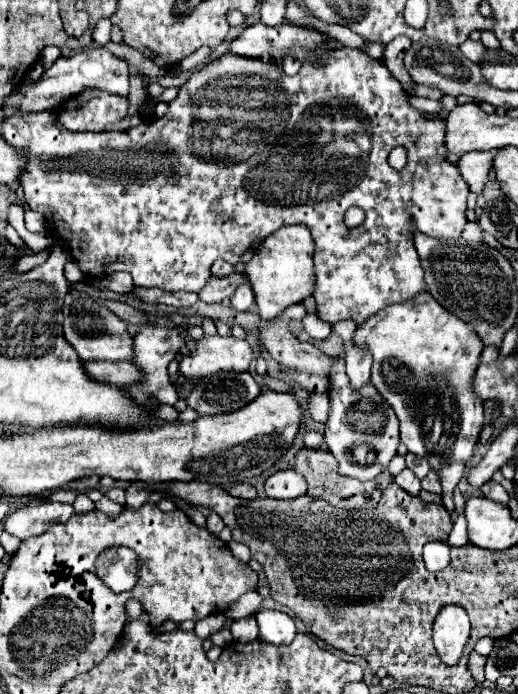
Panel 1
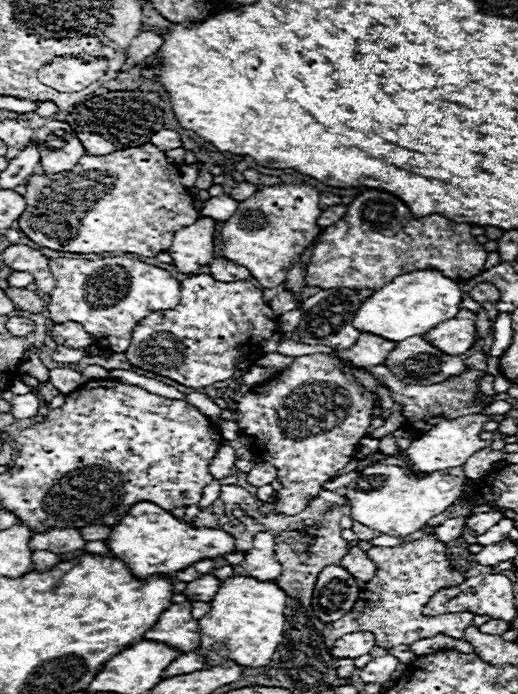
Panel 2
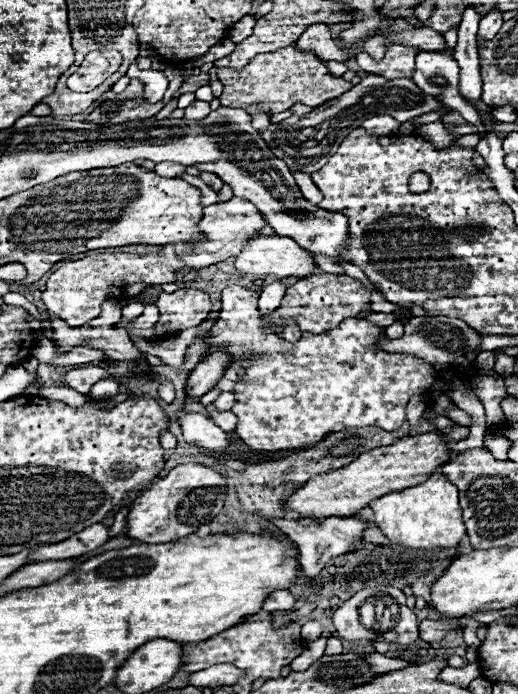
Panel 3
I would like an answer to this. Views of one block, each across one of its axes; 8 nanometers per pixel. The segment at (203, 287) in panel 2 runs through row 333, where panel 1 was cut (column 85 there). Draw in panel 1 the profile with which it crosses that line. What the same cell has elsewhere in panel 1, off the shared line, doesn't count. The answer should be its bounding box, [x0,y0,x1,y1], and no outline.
[2,46,468,324]

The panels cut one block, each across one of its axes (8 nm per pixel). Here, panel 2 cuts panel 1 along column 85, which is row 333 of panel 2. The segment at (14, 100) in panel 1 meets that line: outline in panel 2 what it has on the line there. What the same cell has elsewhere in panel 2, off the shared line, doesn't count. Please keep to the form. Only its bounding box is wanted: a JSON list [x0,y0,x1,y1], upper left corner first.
[50,324,96,348]

